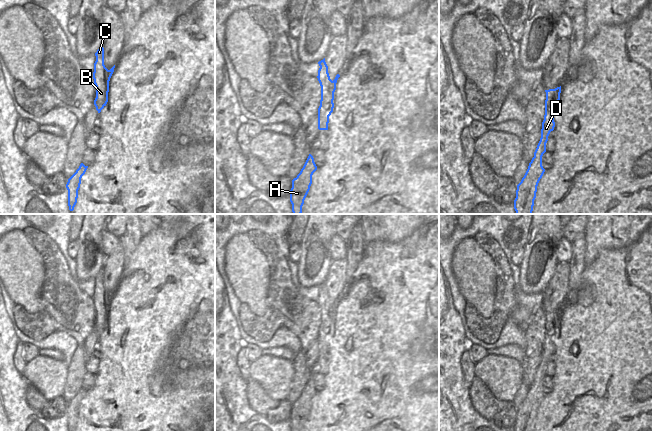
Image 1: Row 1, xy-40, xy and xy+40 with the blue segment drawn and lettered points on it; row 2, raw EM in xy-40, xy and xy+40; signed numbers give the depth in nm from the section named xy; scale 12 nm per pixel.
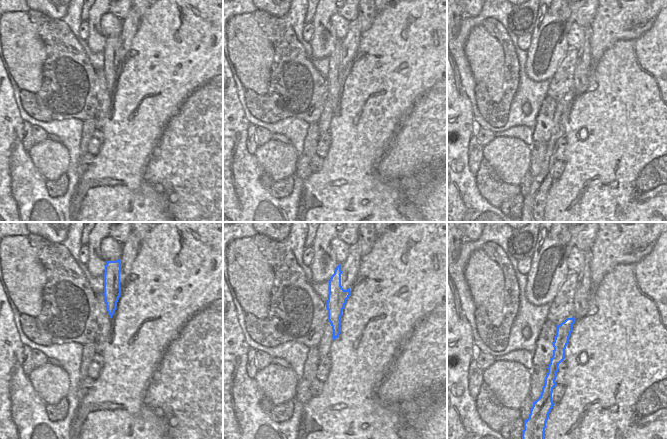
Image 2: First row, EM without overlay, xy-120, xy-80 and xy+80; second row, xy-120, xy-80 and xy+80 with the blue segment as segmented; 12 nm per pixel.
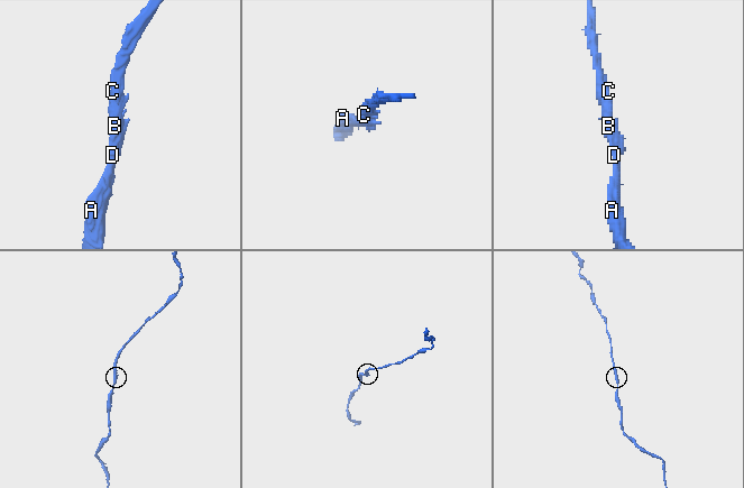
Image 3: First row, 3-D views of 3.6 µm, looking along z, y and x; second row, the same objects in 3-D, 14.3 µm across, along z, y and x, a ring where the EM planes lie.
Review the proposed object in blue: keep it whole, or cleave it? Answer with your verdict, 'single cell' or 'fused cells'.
single cell

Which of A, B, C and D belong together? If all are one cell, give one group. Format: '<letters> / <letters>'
A B C D

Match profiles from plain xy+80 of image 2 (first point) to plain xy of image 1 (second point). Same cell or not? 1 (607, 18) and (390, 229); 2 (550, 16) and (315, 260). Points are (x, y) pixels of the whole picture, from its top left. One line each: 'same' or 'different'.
1: same
2: same

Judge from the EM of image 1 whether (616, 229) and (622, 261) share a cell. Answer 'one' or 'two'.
two

